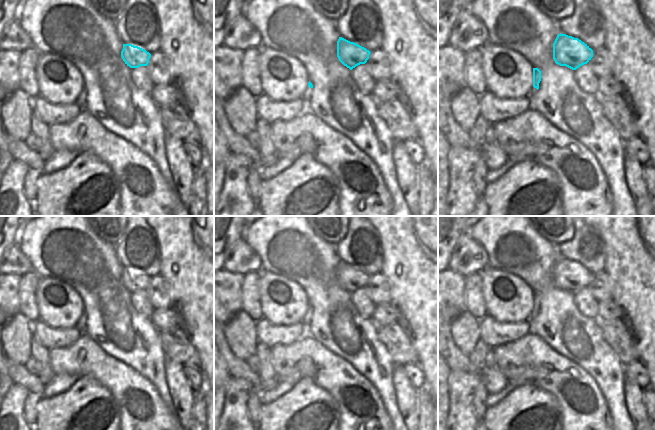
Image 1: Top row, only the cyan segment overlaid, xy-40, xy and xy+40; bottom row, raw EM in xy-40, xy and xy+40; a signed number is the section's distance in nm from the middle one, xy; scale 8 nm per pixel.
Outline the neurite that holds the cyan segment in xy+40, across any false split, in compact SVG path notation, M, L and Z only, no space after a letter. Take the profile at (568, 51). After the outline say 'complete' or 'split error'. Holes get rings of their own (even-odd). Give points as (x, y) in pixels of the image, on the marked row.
M558 34L553 43L553 59L556 64L576 70L593 57L593 50L578 38Z; complete

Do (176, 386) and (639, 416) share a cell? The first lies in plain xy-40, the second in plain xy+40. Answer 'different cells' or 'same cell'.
same cell

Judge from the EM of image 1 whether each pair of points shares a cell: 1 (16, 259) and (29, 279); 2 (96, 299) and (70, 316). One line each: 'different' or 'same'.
1: different
2: different

